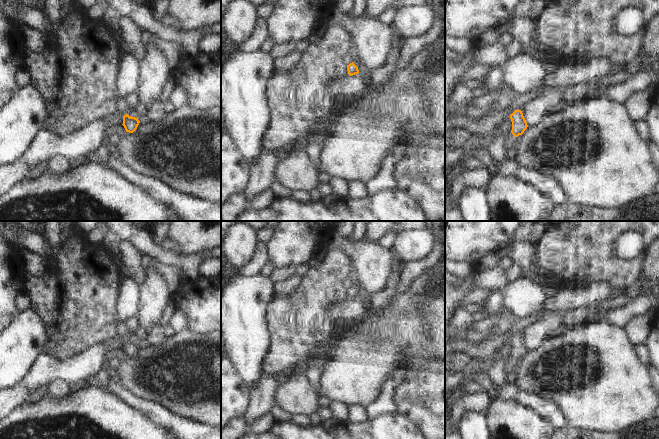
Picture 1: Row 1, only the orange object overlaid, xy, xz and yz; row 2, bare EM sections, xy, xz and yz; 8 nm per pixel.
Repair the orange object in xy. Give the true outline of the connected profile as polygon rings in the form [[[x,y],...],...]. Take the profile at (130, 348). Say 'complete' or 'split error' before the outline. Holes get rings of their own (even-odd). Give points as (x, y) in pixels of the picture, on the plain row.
complete; [[[128,338],[123,340],[122,349],[124,350],[126,356],[133,357],[137,353],[139,347],[140,345],[135,341],[131,341]]]

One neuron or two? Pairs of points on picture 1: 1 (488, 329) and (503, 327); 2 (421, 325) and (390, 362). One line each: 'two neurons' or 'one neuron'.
1: two neurons
2: one neuron

